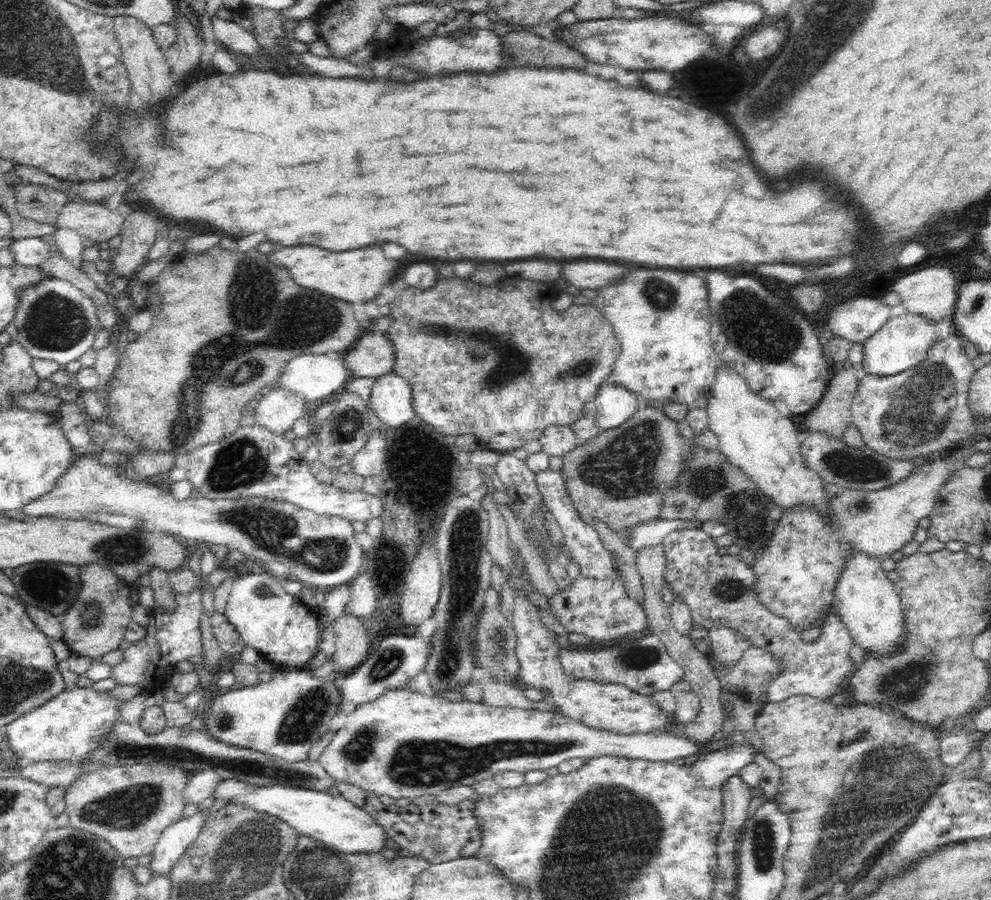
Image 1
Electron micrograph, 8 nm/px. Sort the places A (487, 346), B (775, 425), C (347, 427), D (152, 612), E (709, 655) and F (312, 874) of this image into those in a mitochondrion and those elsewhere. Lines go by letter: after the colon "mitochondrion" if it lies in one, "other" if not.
A: mitochondrion
B: other
C: mitochondrion
D: other
E: other
F: mitochondrion

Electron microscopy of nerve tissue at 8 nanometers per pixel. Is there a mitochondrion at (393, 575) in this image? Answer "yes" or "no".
no

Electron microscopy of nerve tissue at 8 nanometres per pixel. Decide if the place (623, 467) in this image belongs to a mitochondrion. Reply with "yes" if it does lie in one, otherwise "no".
yes

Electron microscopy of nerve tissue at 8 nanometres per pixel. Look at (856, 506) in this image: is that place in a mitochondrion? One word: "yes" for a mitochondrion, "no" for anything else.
yes

